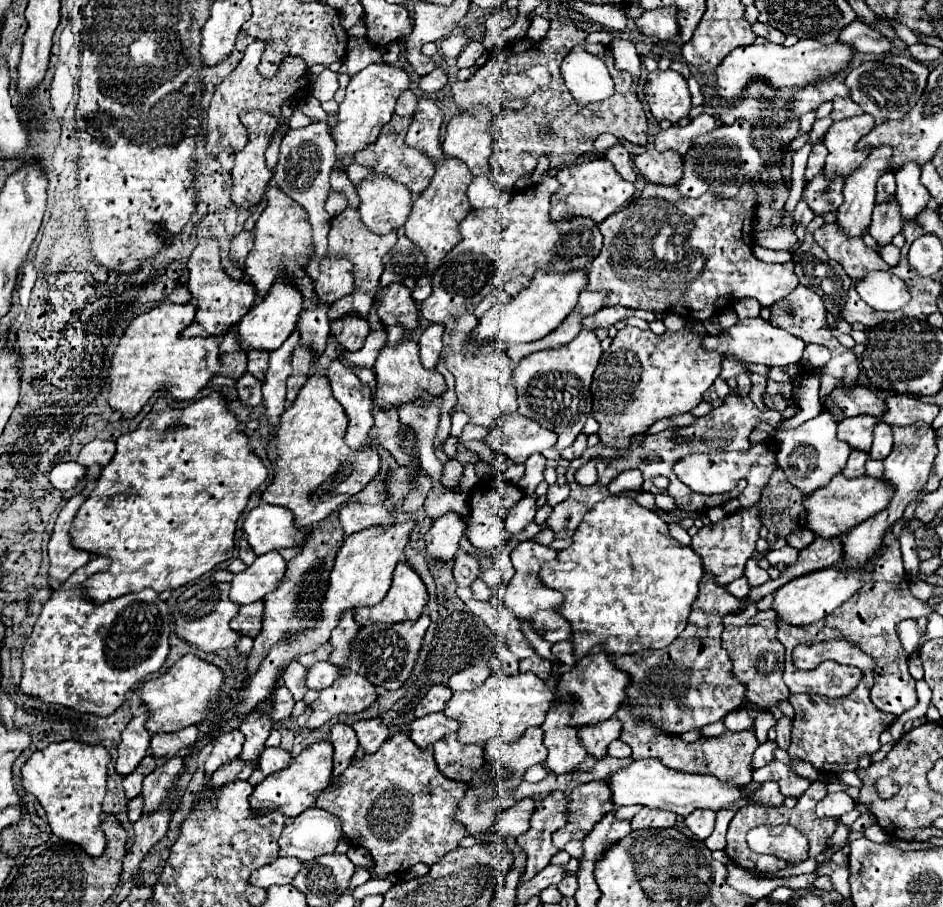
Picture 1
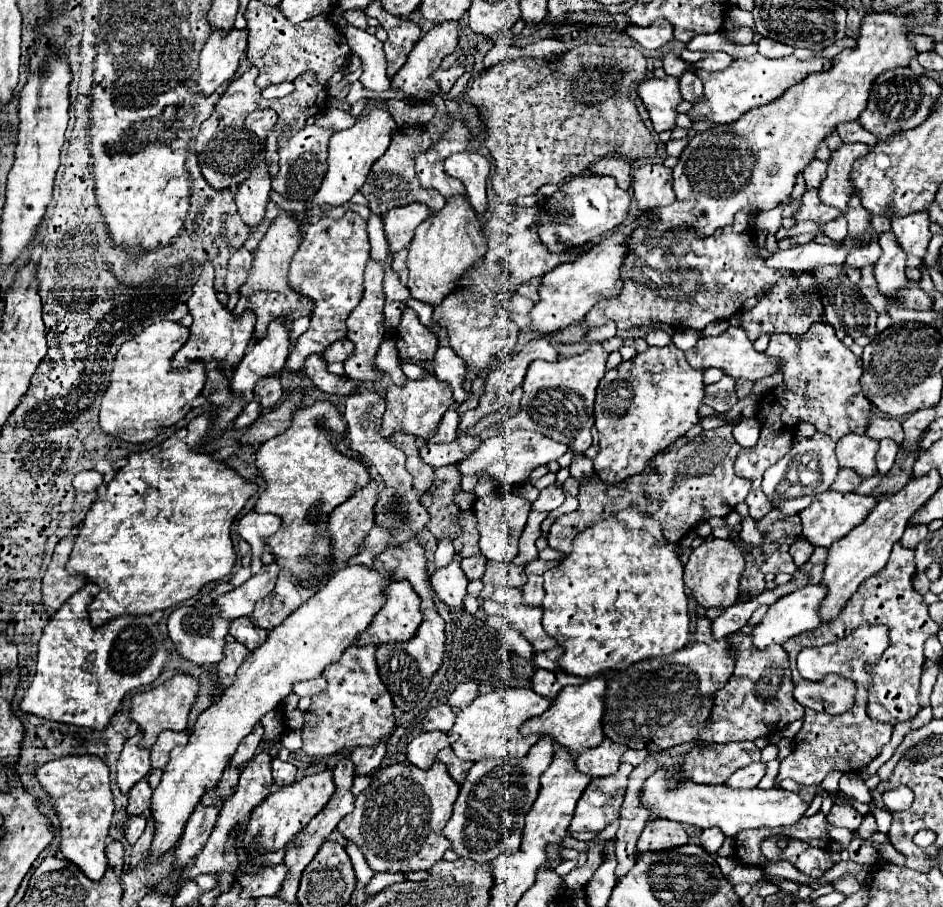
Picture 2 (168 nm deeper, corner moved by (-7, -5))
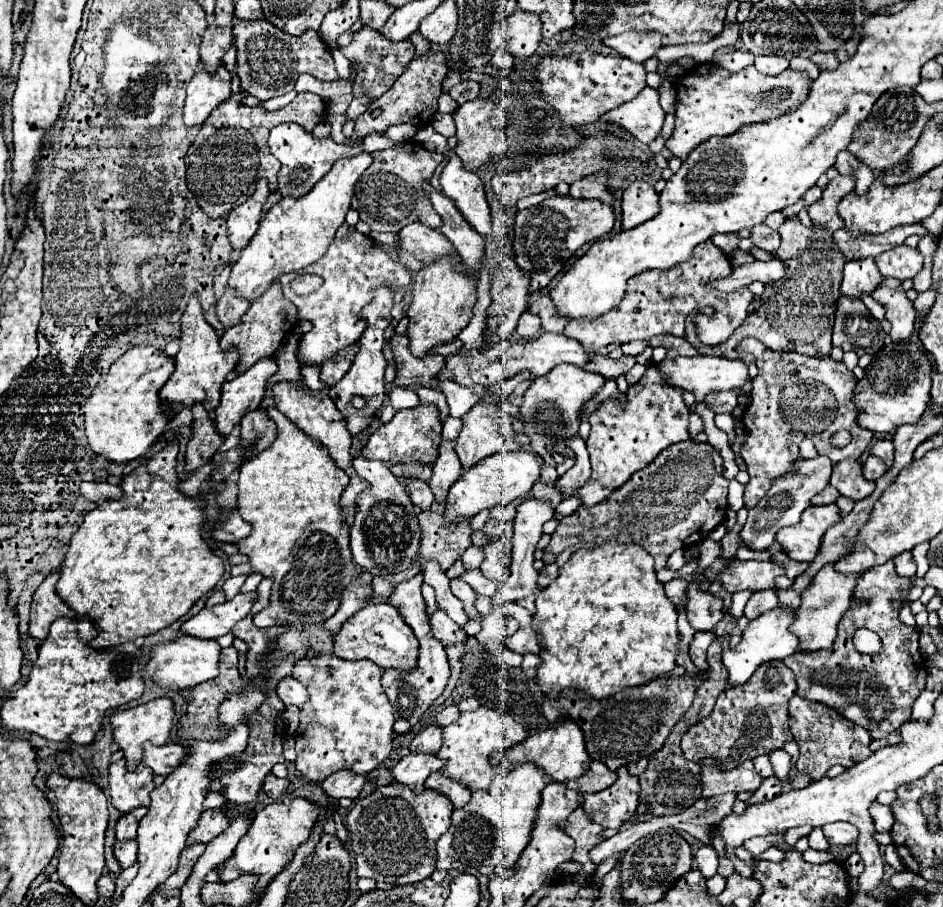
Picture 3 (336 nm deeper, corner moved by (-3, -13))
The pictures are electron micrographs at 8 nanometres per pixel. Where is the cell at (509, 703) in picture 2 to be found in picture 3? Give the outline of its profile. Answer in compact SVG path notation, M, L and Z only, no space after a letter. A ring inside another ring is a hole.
M477 708L473 712L463 712L459 720L443 728L443 746L437 758L445 760L441 772L447 778L455 778L463 782L469 790L485 790L491 784L495 768L491 766L489 758L497 752L507 752L519 742L525 740L525 728L515 722L511 716L503 716L491 708Z

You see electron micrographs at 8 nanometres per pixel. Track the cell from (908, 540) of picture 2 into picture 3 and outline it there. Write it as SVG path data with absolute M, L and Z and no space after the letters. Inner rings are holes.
M911 552L899 554L893 562L895 562L895 570L897 570L899 576L907 576L907 578L913 578L913 576L915 576L917 566L915 566L915 560L913 560Z

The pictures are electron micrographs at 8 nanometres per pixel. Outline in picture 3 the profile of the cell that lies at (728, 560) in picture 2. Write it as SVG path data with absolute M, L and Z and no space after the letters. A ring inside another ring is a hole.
M699 582L689 586L687 620L695 632L711 632L723 618L723 600L711 594L699 592Z

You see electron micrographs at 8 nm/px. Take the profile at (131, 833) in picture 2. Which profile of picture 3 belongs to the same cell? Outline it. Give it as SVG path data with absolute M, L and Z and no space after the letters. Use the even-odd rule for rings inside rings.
M127 840L127 842L115 842L113 846L115 858L119 860L121 868L129 868L137 862L137 842L135 840Z

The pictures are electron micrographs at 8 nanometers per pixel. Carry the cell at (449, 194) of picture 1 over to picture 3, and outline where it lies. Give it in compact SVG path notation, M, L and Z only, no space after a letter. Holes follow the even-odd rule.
M441 258L431 266L423 266L413 280L413 302L407 310L409 318L409 348L415 358L427 356L439 344L451 342L473 318L473 306L477 302L477 278L467 272L459 274L453 270L451 258Z

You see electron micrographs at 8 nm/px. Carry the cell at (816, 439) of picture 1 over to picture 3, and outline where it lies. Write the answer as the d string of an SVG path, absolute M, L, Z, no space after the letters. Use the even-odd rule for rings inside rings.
M817 456L813 460L799 460L795 464L795 470L797 470L795 474L777 478L773 482L773 486L769 488L769 492L759 500L759 504L749 510L749 518L741 530L741 538L749 550L763 552L763 550L771 548L775 542L775 534L783 526L797 524L803 510L809 506L809 500L815 494L819 494L819 490L823 490L831 478L831 462L827 456Z

